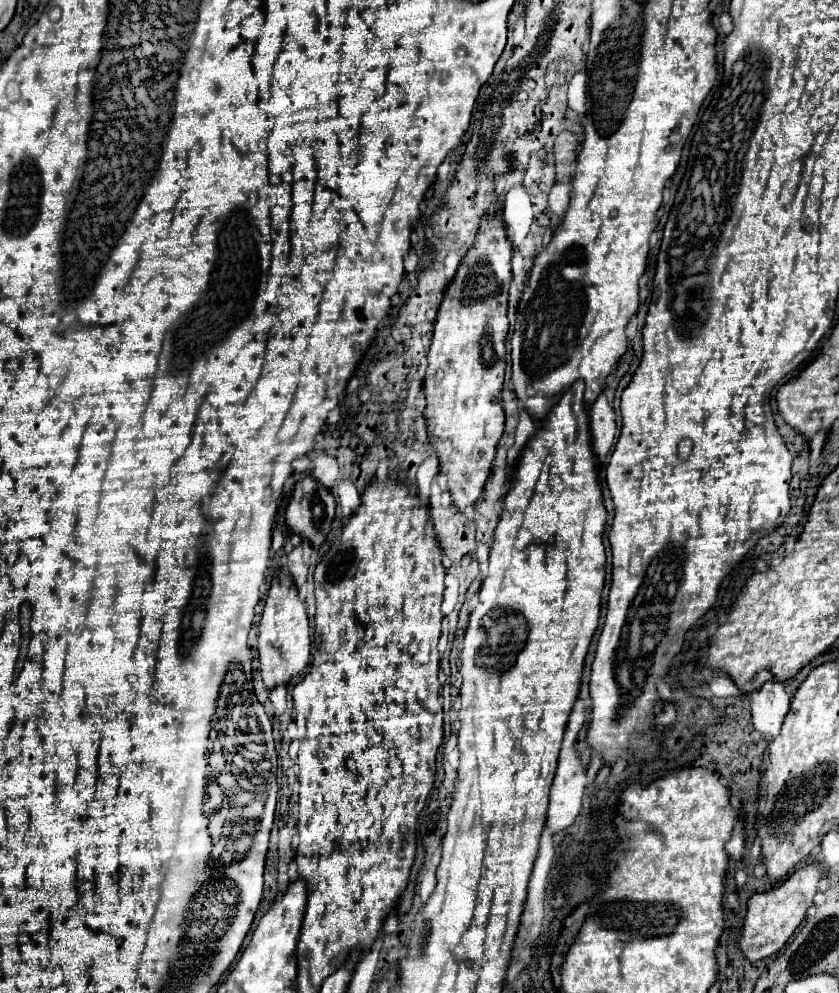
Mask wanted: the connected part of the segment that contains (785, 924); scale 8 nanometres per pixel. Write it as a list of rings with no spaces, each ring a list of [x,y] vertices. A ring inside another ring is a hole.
[[[819,863],[805,865],[803,869],[795,871],[783,885],[773,887],[765,893],[755,893],[747,901],[747,913],[741,927],[741,937],[737,941],[737,947],[747,961],[755,963],[767,959],[787,943],[787,939],[795,933],[795,929],[805,919],[807,909],[813,905],[813,897],[817,893],[819,881],[821,881],[821,865]]]

